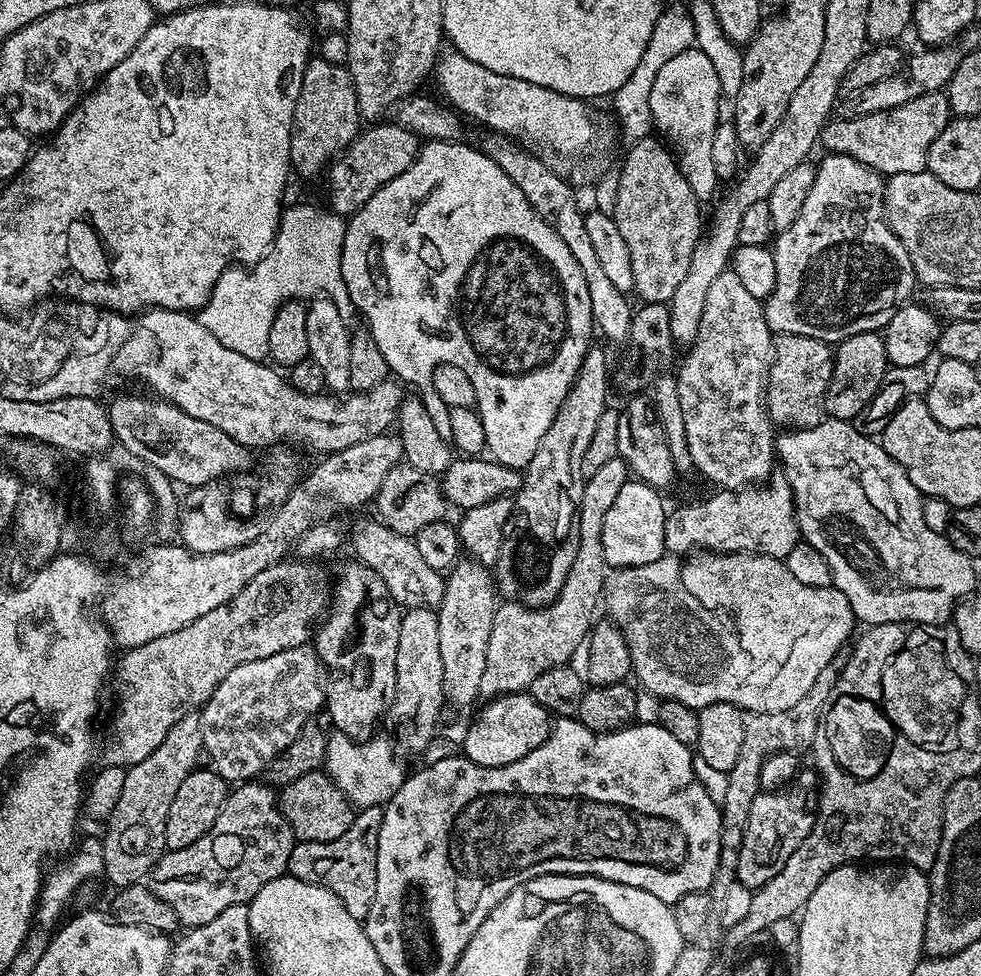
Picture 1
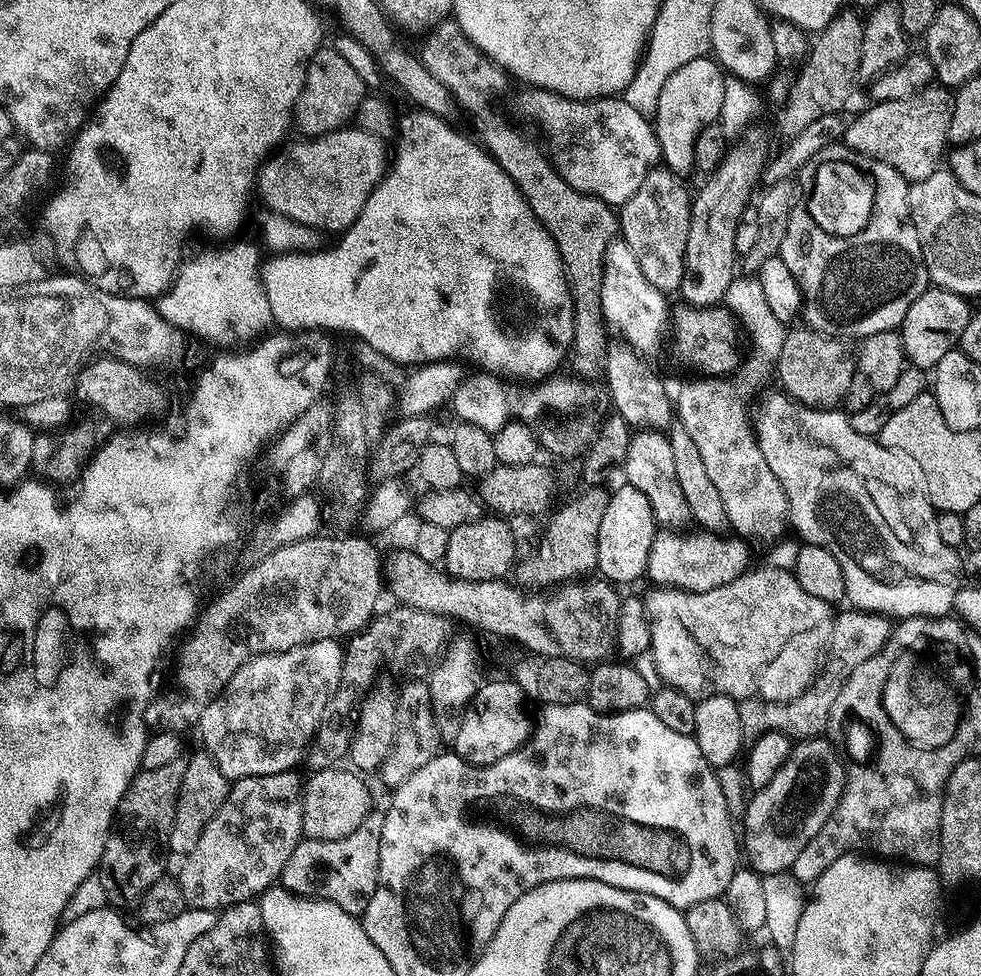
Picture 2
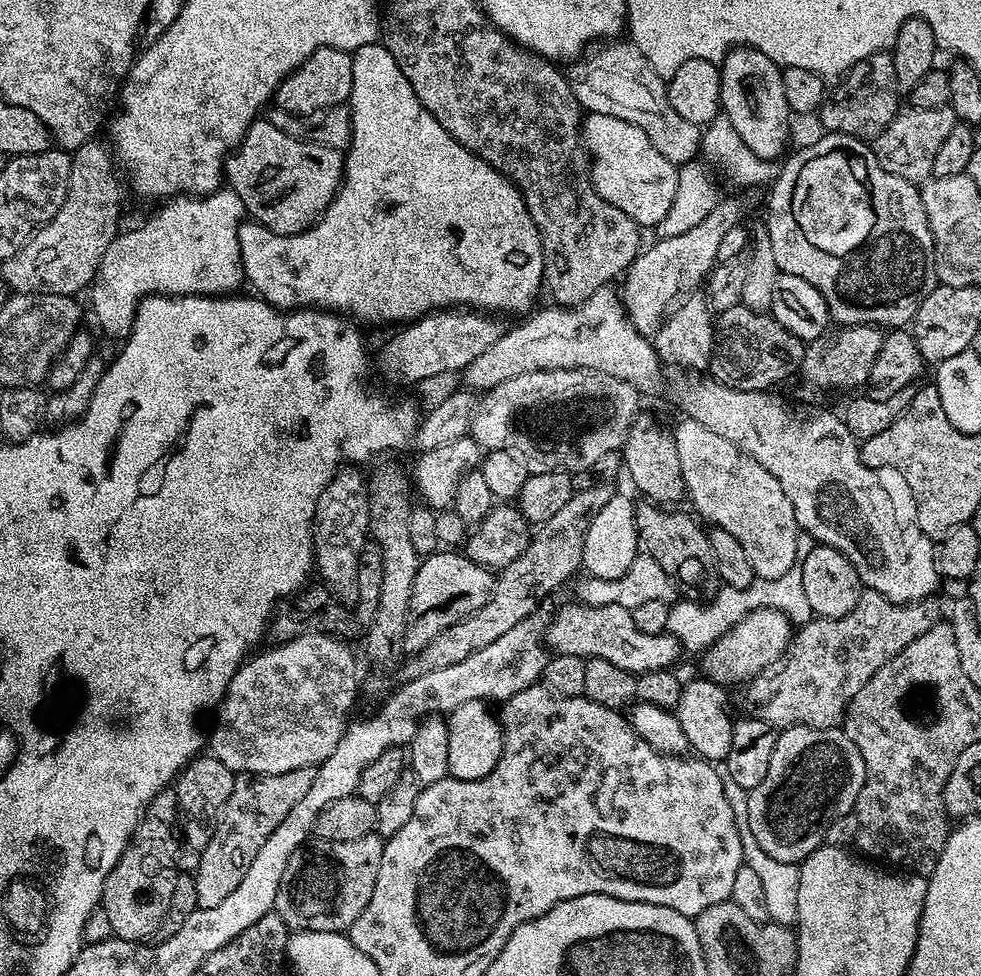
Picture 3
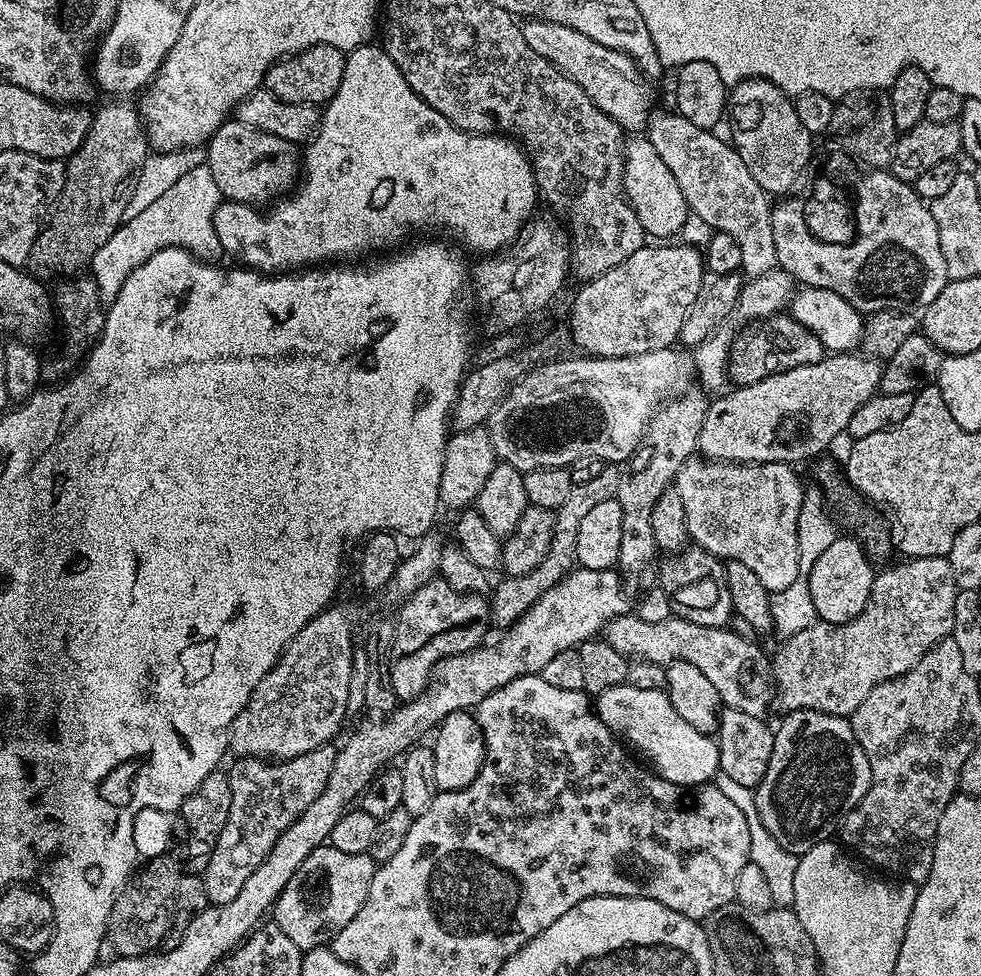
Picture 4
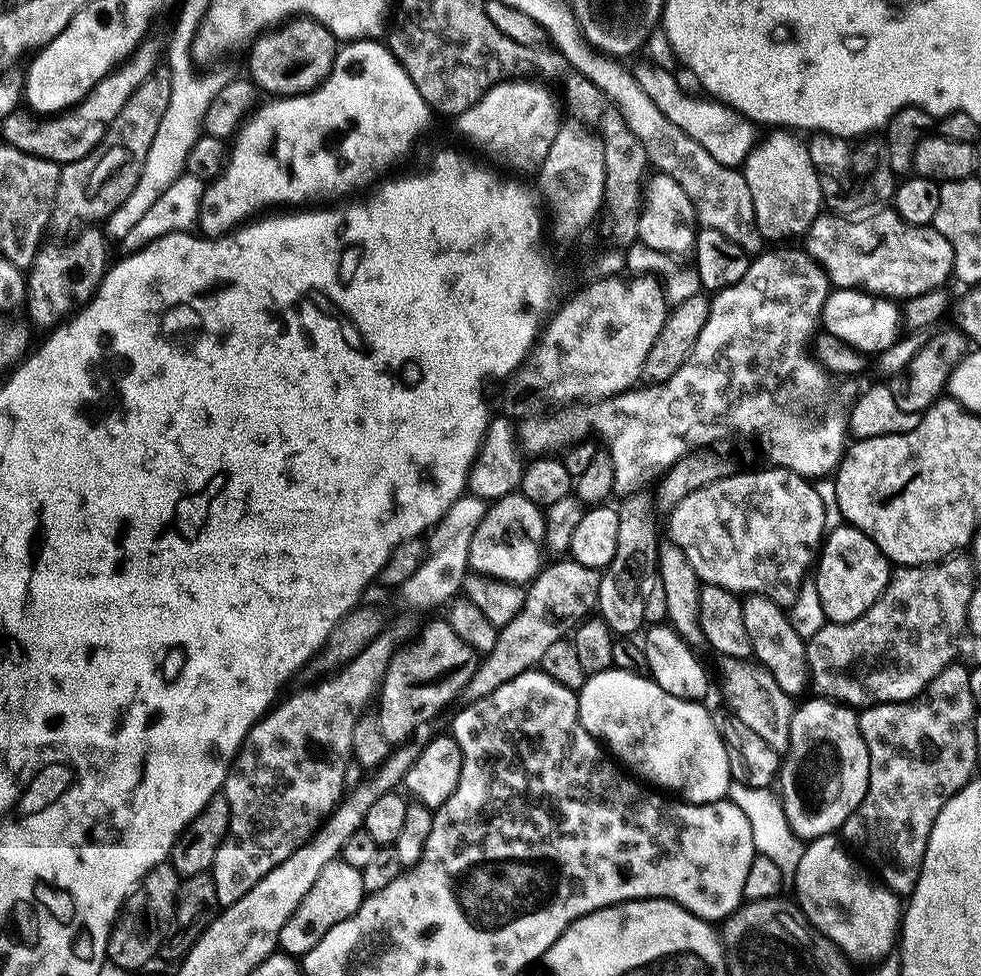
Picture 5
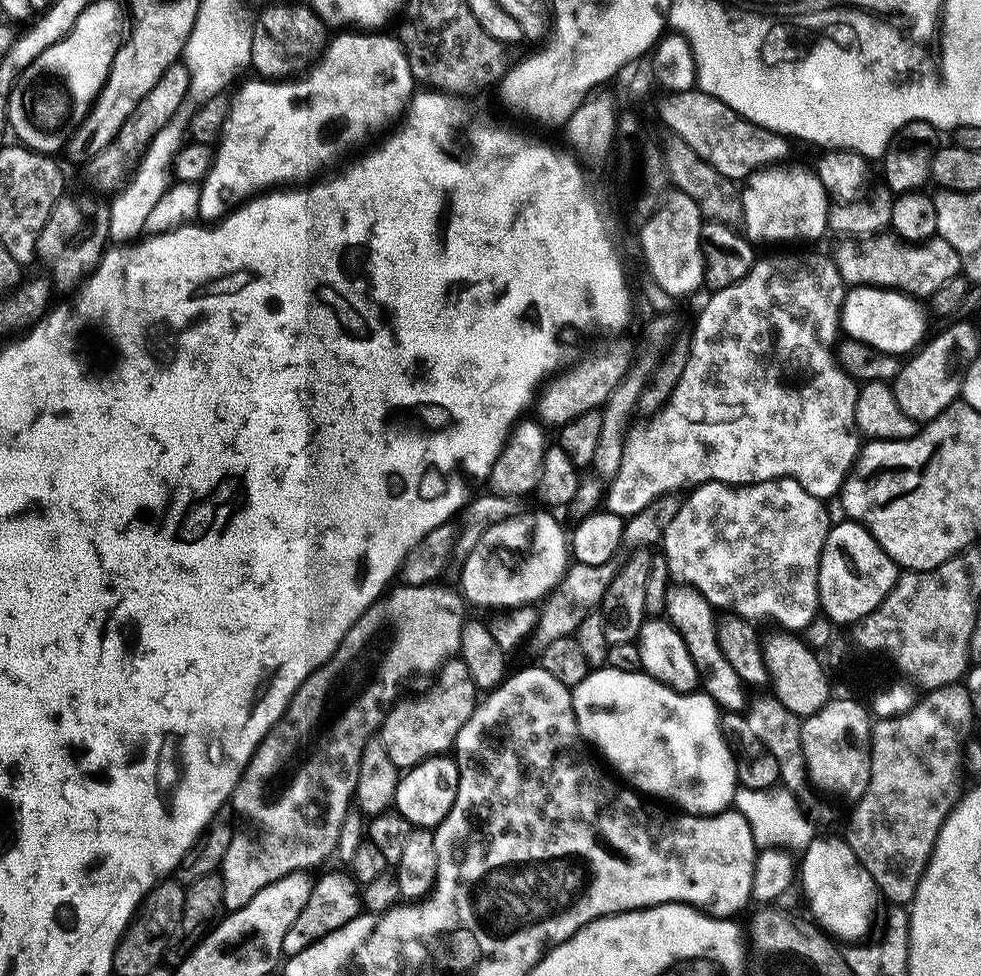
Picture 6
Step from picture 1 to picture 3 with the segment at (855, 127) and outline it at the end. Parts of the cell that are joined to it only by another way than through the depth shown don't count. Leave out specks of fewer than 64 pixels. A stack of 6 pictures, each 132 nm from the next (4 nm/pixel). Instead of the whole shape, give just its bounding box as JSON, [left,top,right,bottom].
[870,106,958,182]

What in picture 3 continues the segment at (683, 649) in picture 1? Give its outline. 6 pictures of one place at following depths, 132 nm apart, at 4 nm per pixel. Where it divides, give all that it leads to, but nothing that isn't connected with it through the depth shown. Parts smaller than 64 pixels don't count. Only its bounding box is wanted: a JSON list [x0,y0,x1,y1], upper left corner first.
[702,608,793,685]

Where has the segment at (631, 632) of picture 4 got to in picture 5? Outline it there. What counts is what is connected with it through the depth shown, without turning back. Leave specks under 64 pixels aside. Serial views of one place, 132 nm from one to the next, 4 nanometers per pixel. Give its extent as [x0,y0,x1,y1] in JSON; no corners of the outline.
[723,657,794,753]

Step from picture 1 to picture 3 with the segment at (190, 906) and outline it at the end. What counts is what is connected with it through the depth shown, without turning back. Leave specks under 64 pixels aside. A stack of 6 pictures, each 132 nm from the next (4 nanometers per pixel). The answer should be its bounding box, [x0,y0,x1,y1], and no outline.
[194,768,316,908]

